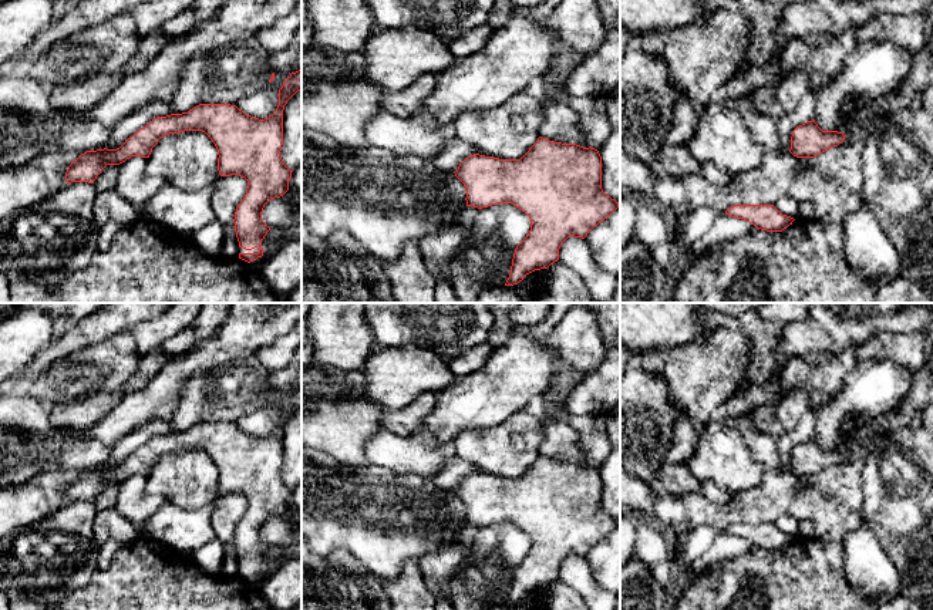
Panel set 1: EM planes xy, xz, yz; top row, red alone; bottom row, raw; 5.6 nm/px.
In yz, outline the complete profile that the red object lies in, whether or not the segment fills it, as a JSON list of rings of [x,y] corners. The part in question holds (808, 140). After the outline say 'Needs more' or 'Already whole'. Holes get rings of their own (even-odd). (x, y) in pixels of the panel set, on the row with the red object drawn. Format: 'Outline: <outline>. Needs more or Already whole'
Outline: [[[815,119],[792,131],[789,152],[796,158],[814,158],[845,141],[842,132],[822,131]]]. Already whole

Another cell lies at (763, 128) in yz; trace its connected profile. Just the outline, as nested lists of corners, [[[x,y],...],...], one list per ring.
[[[752,95],[734,101],[732,107],[738,109],[738,112],[742,115],[744,121],[750,127],[752,141],[759,144],[765,152],[771,151],[785,154],[782,151],[781,138],[777,131],[777,121],[758,114],[754,109]]]

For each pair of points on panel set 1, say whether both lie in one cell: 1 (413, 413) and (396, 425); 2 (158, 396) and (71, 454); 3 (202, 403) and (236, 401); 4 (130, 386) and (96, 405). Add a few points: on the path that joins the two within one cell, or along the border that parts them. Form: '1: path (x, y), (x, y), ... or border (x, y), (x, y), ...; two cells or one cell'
1: path (408, 417), (400, 421); one cell
2: border (84, 430), (88, 438), (111, 447); two cells
3: path (211, 401), (228, 401); one cell
4: path (121, 394), (104, 401); one cell

